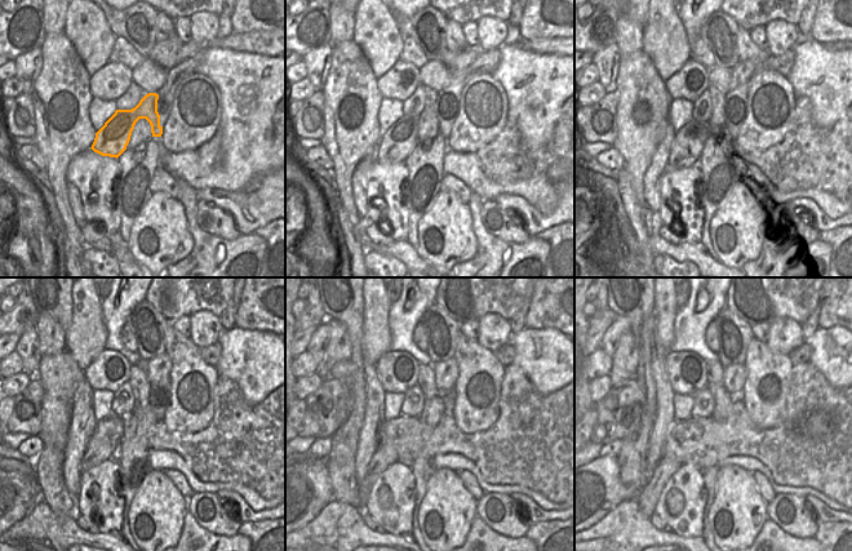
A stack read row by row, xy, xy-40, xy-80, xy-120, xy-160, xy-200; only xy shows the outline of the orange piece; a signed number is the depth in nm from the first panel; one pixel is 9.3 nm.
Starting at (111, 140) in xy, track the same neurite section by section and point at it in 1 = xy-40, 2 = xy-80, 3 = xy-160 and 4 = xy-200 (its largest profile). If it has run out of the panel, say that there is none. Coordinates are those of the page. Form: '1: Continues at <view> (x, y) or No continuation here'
1: Continues at xy-40 (399, 141)
2: Continues at xy-80 (688, 141)
3: Continues at xy-160 (385, 456)
4: Continues at xy-200 (668, 465).

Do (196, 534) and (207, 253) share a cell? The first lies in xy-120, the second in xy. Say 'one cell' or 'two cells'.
one cell

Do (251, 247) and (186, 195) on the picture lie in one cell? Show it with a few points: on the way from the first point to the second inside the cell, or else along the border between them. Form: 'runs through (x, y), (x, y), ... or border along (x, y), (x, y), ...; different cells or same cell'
runs through (229, 248), (213, 248), (192, 227), (191, 217); same cell

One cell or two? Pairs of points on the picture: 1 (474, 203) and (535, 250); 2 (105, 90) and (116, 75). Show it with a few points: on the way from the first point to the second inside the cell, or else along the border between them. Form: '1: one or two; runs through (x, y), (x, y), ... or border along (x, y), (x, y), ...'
1: one; runs through (476, 223), (479, 231), (500, 252), (514, 252)
2: one; runs through (106, 87), (112, 79)

